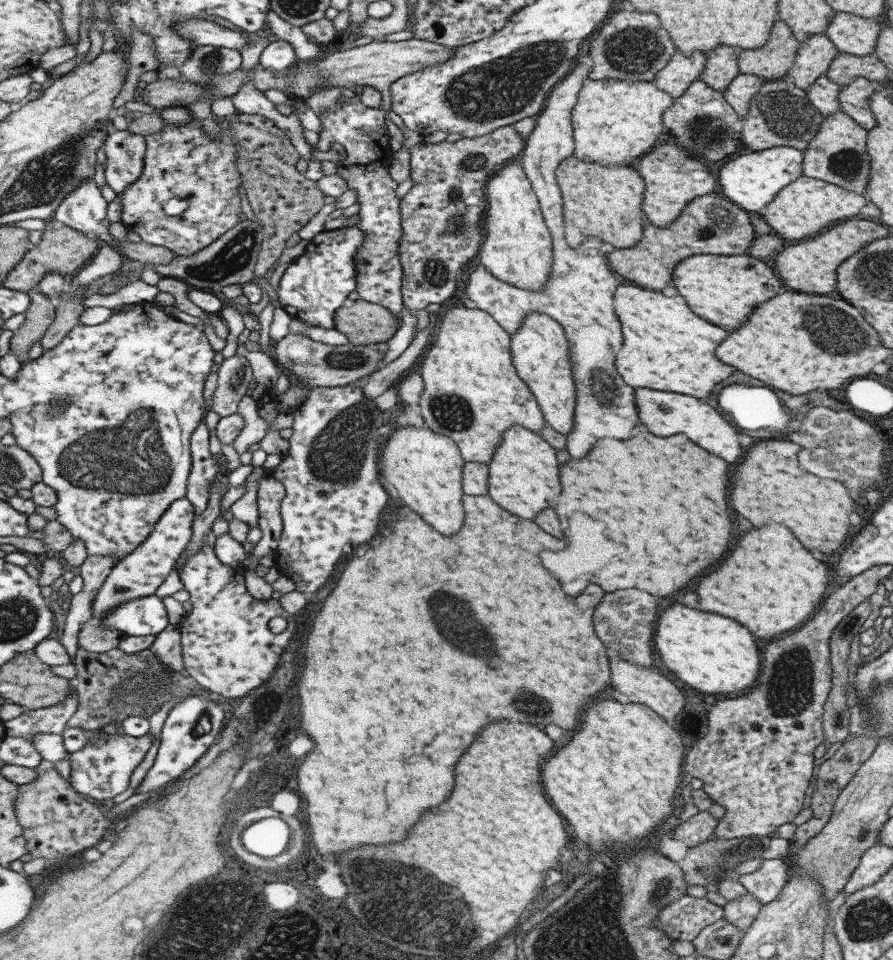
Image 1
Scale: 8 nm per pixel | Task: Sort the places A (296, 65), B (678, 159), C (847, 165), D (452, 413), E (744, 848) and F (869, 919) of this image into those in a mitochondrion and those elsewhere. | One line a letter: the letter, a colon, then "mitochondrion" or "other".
A: other
B: mitochondrion
C: mitochondrion
D: mitochondrion
E: mitochondrion
F: mitochondrion

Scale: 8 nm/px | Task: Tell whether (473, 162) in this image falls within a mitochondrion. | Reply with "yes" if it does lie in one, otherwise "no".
yes

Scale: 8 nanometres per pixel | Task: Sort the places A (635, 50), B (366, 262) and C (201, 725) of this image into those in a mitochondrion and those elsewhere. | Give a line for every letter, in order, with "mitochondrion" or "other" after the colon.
A: mitochondrion
B: mitochondrion
C: mitochondrion

